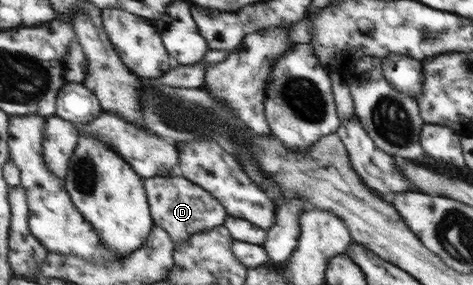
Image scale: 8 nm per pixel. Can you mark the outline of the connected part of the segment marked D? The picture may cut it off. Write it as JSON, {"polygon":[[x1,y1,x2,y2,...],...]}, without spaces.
{"polygon":[[156,176,148,178,148,196,152,196,152,212,156,212,156,226,167,230,175,244,184,243,195,233,224,225,230,214,217,197,187,177]]}

